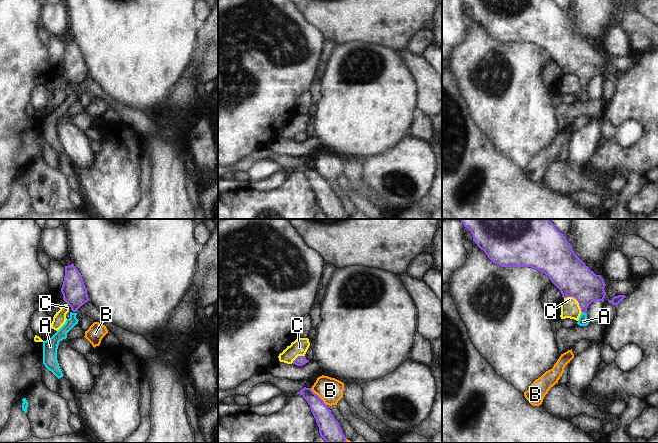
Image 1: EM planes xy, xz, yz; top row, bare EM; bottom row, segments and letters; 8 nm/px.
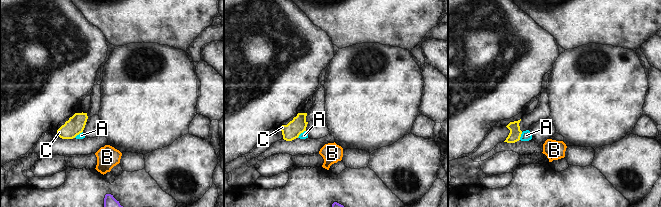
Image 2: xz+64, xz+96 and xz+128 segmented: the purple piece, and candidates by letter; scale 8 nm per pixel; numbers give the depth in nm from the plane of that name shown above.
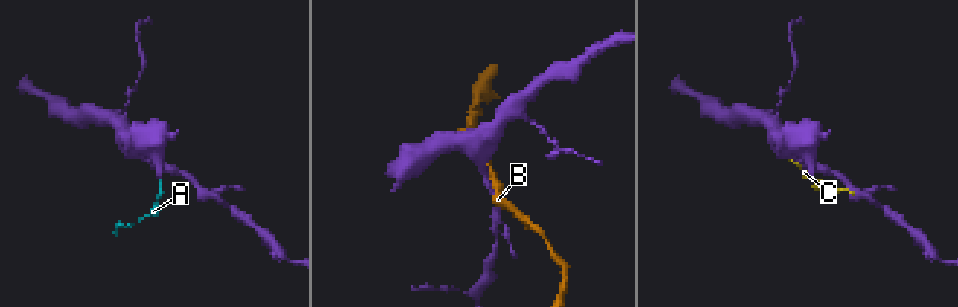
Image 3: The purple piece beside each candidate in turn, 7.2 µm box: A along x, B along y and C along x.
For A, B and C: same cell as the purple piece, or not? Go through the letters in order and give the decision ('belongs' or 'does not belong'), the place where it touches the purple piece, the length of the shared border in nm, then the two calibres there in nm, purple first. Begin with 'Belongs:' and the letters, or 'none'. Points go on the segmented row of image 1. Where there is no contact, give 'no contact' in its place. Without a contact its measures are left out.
Belongs: A
A: belongs | yz (584, 312) | 30 nm | 260/80 nm
B: does not belong | xz (319, 397) | 190 nm | 160/200 nm
C: does not belong | yz (576, 299) | 200 nm | 300/150 nm

